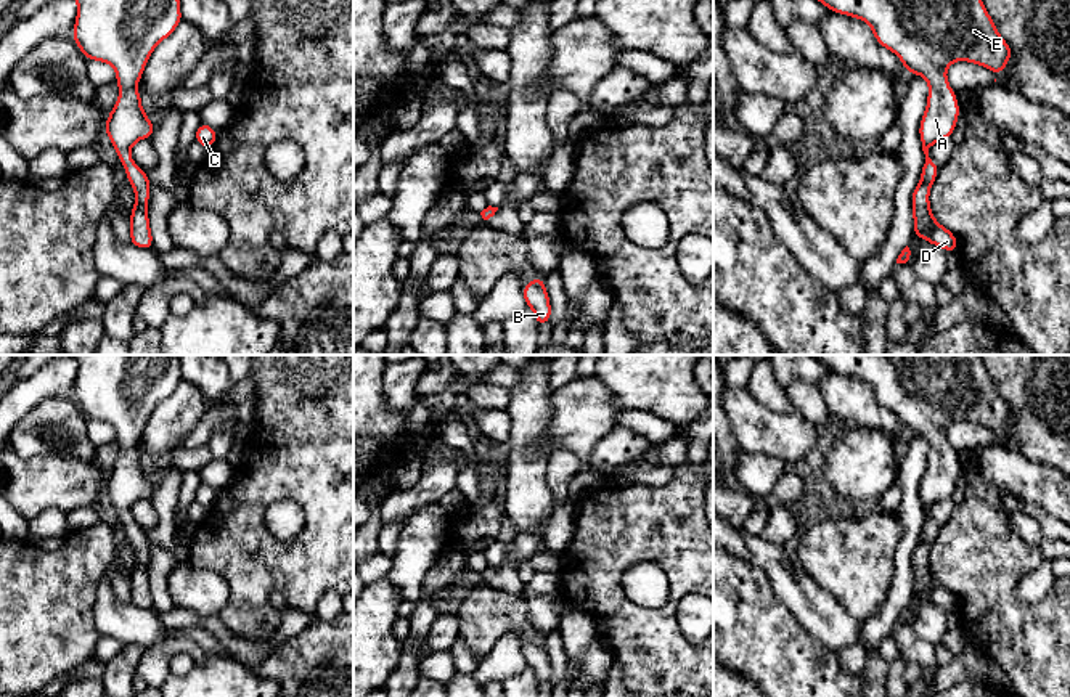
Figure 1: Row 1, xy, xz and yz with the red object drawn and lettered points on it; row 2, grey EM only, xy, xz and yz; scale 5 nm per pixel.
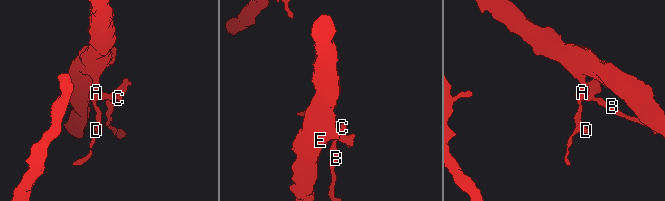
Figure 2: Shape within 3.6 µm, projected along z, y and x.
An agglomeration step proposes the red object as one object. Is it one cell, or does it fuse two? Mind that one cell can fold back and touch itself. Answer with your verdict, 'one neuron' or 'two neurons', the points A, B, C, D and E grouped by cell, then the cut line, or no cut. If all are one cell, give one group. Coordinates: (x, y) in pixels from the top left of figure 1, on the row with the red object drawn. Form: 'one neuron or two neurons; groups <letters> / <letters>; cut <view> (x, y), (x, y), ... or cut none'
one neuron; groups A B C D E; cut none

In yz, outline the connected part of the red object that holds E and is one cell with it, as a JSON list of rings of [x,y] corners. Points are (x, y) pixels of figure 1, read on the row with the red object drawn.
[[[818,0],[832,13],[847,14],[868,22],[877,43],[893,51],[908,74],[917,74],[929,84],[929,96],[919,125],[919,137],[925,164],[921,181],[911,196],[914,238],[925,238],[927,244],[940,246],[946,252],[956,252],[956,236],[940,225],[932,214],[929,194],[938,175],[938,165],[929,157],[929,148],[941,140],[951,138],[959,117],[956,93],[948,84],[946,69],[954,61],[969,61],[986,67],[993,74],[1003,72],[1012,58],[1012,50],[999,35],[993,18],[982,0]]]

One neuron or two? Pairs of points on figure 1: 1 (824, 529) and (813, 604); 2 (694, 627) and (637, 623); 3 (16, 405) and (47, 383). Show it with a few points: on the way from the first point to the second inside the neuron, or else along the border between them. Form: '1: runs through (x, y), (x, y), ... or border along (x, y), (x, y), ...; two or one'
1: border along (802, 569), (845, 609); two
2: border along (688, 593), (680, 604), (680, 631), (696, 644); two
3: runs through (24, 397), (39, 386); one

